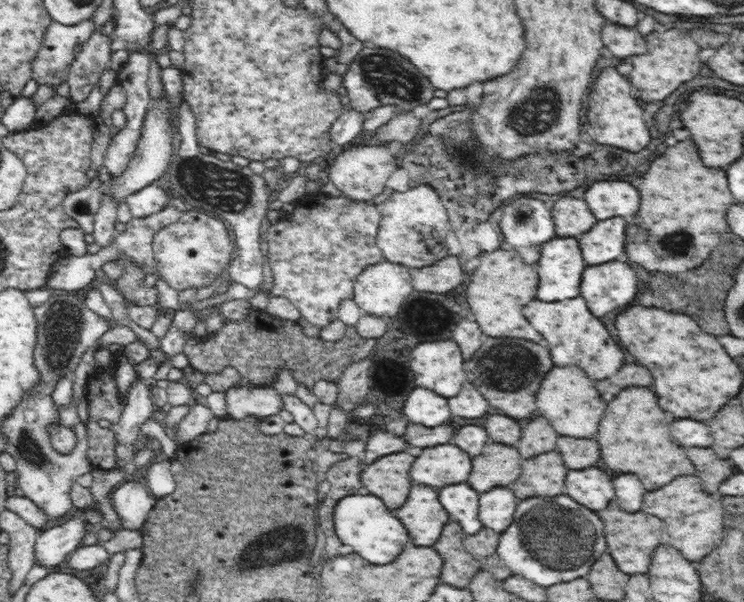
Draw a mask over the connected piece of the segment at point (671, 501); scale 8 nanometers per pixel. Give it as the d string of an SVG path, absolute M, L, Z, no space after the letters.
M696 475L682 476L678 482L670 482L662 490L648 492L644 496L642 512L658 516L666 522L664 544L674 546L690 562L700 561L722 540L722 507L718 496L709 495Z

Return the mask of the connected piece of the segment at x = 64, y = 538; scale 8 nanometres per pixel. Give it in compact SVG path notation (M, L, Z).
M74 510L66 522L41 531L34 545L35 564L51 569L64 565L85 535L86 519L82 510Z

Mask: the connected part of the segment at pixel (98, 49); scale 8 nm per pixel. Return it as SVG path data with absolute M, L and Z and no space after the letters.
M93 32L83 44L80 52L75 53L75 59L69 67L67 83L70 89L70 99L74 103L82 102L90 96L90 92L98 87L100 74L110 68L110 37L102 32Z

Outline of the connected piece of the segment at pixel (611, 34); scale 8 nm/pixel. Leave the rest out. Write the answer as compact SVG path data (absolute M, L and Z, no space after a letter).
M606 24L606 30L602 30L602 40L616 58L628 58L646 52L646 40L634 28Z

